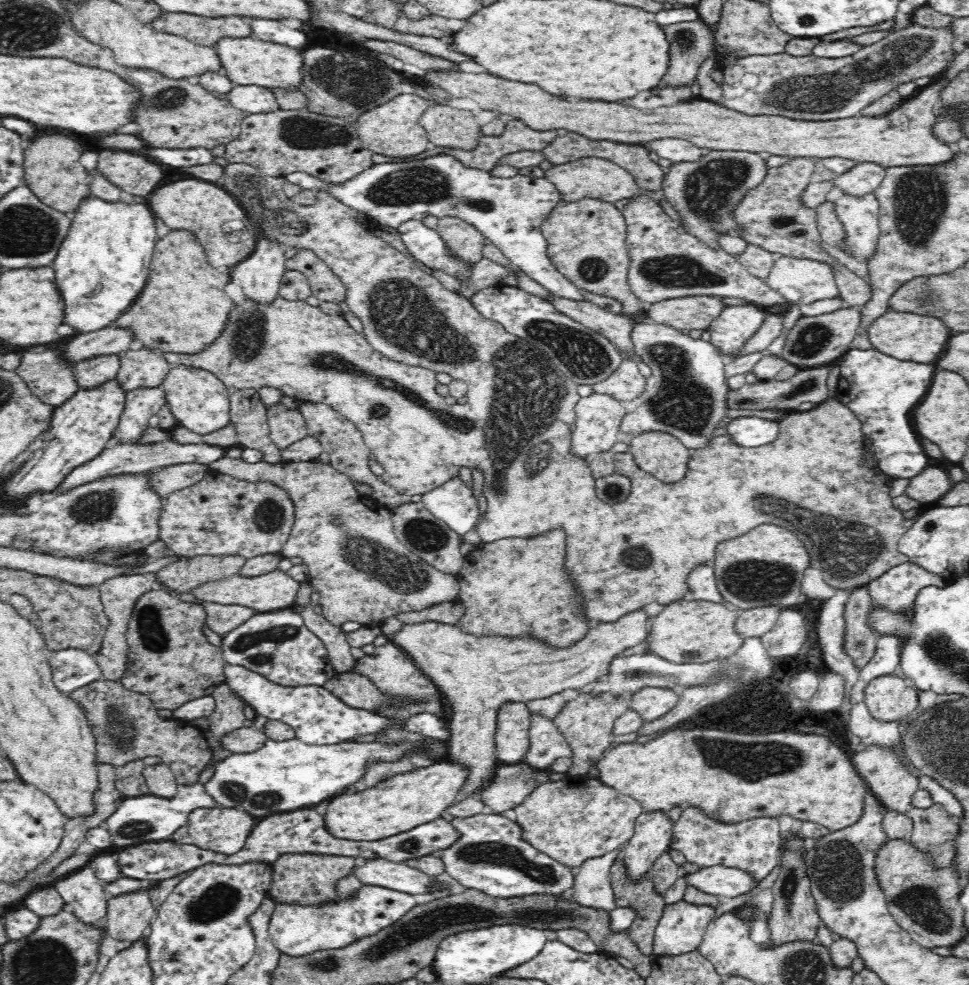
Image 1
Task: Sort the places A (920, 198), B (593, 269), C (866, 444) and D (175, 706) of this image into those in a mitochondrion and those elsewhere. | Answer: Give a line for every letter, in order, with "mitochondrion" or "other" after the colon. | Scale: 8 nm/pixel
A: mitochondrion
B: mitochondrion
C: other
D: other

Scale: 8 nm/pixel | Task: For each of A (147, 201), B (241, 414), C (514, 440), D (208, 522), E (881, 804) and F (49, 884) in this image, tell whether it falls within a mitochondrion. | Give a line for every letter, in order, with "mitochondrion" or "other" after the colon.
A: other
B: other
C: mitochondrion
D: other
E: other
F: other

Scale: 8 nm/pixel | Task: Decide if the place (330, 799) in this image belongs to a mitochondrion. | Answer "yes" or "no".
no

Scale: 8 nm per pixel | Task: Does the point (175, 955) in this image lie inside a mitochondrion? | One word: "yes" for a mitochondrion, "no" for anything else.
yes

